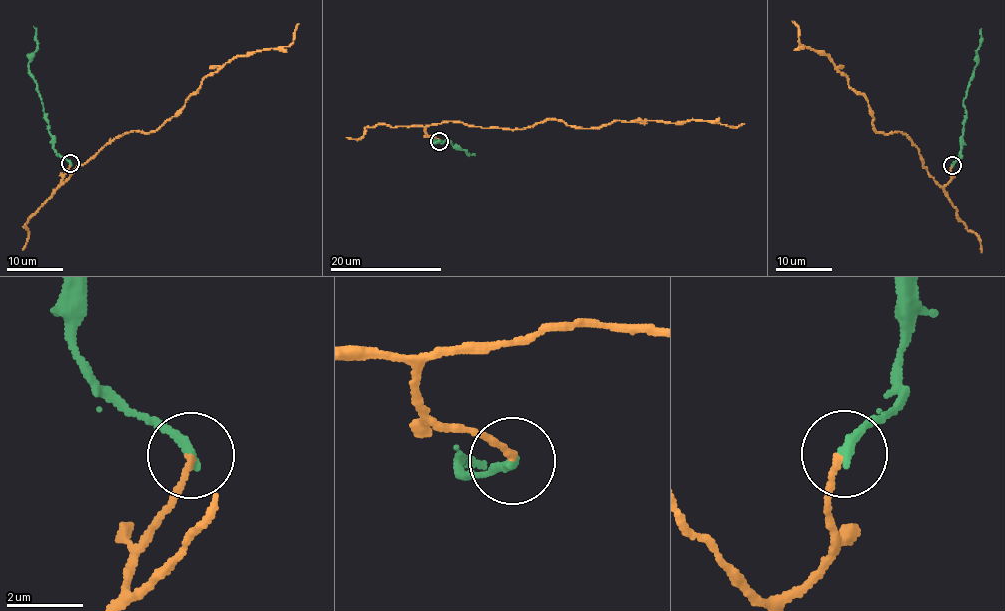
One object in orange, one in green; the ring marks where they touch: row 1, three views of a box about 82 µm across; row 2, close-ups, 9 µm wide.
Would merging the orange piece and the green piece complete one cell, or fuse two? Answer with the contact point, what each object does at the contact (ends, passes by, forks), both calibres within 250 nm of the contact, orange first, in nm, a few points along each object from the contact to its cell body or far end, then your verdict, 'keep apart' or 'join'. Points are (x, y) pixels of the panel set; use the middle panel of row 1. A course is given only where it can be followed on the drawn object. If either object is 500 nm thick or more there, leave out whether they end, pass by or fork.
place (439, 141); orange ends; green ends; calibres 150 and 280 nm; course orange (439, 141), (425, 131), (426, 126), (454, 121), (513, 129), (550, 119), (589, 128), (616, 120), (744, 124); course green (439, 141), (432, 143), (431, 140), (440, 142), (449, 138), (452, 145), (466, 154), (473, 154); keep apart

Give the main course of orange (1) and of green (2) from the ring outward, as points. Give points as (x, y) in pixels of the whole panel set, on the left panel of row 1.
1: (70, 163), (62, 183), (125, 133), (157, 130), (196, 93), (205, 77), (231, 59), (287, 46), (299, 24)
2: (70, 163), (53, 148), (53, 137), (42, 98), (29, 72), (30, 54), (37, 49), (36, 29), (33, 26)

